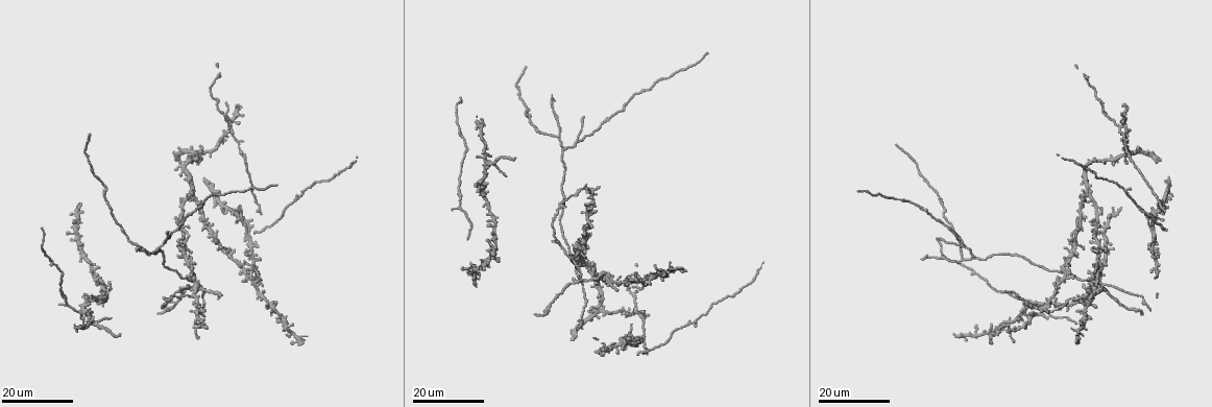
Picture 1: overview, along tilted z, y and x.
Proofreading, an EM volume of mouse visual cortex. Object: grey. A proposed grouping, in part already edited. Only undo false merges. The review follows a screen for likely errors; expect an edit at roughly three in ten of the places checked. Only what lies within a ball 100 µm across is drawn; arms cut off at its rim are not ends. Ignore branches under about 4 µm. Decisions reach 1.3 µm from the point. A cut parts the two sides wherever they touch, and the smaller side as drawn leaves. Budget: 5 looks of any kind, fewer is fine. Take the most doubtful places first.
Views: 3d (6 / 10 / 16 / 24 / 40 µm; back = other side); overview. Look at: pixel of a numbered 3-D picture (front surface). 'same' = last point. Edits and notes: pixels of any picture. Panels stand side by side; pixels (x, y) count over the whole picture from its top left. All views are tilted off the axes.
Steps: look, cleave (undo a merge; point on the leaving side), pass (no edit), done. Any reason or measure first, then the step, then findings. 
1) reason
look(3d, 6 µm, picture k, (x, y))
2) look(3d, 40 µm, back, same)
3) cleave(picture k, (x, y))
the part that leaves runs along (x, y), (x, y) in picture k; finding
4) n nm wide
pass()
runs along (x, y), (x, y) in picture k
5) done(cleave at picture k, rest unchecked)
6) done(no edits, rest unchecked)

small branch off a trunk
look(3d, 24 µm, picture 1, (248, 235))

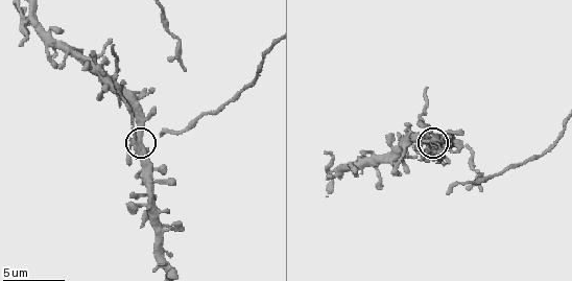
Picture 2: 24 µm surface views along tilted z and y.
look(3d, 10 µm, picture 2, (132, 143))

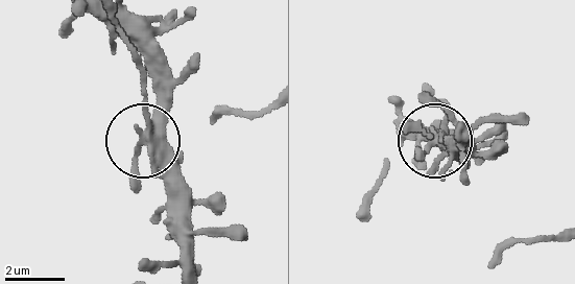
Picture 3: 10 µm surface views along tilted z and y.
360 nm wide
cleave(picture 3, (145, 105))
two neurons meet here

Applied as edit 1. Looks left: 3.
look(overview)

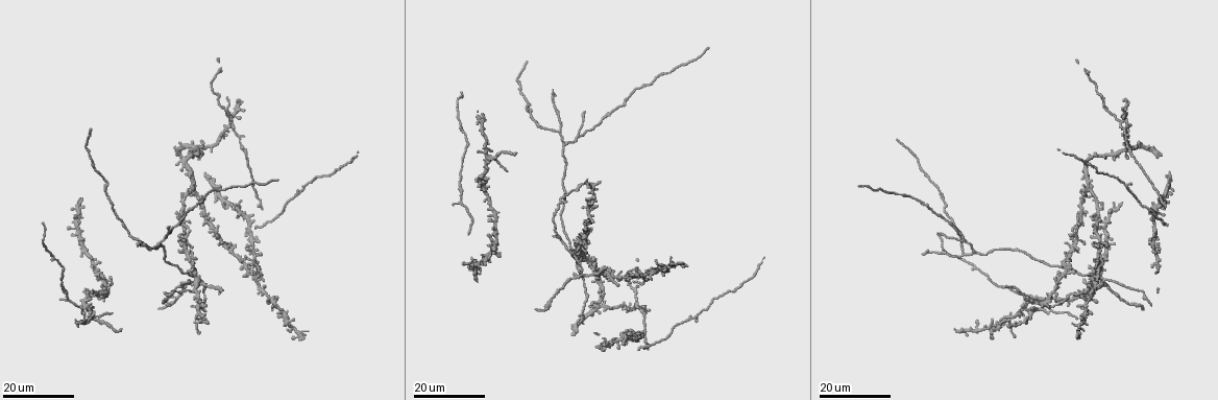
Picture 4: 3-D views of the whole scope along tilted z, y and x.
small branch off a trunk
look(3d, 24 µm, picture 4, (257, 280))

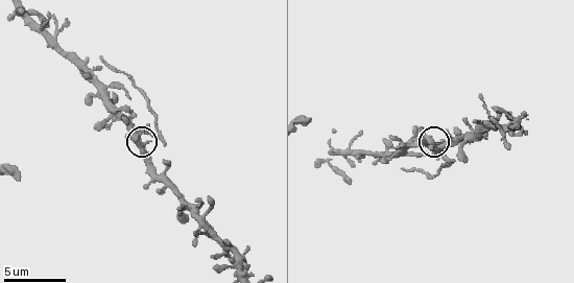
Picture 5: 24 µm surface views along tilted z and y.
look(3d, 10 µm, picture 5, (138, 137))

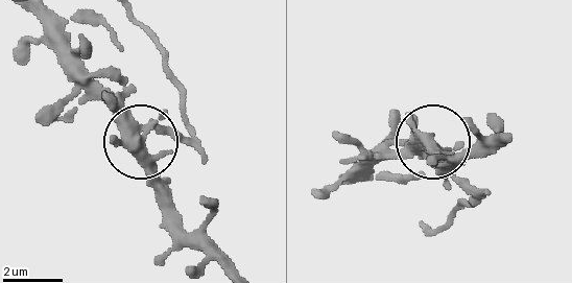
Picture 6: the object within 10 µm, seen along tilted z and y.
cleave(picture 6, (175, 141))
a second neuron is stuck on

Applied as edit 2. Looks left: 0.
done(cleave at picture 3, cleave at picture 6, rest unchecked)

